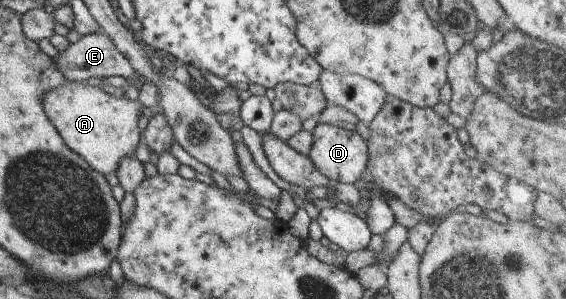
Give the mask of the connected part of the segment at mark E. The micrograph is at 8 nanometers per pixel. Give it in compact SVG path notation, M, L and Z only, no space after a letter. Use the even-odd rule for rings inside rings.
M102 32L90 33L70 43L66 50L59 53L60 58L52 59L63 77L68 81L82 81L88 78L104 78L107 76L122 76L132 78L139 76L124 58L124 55L112 44L112 41Z

